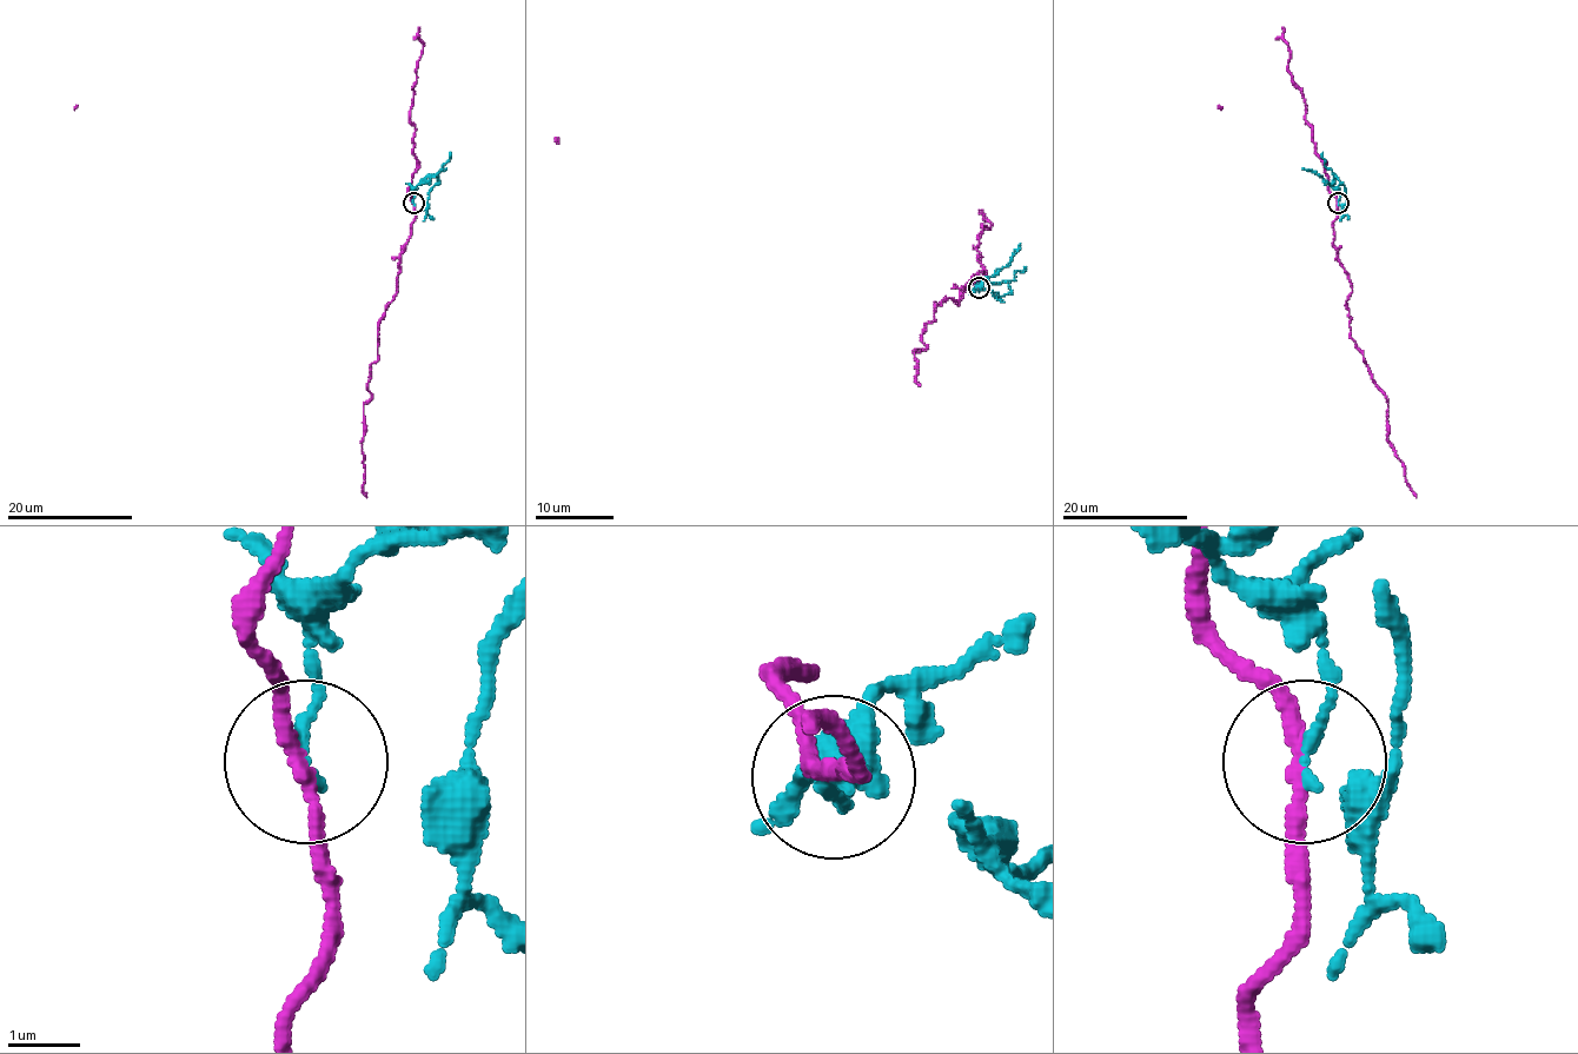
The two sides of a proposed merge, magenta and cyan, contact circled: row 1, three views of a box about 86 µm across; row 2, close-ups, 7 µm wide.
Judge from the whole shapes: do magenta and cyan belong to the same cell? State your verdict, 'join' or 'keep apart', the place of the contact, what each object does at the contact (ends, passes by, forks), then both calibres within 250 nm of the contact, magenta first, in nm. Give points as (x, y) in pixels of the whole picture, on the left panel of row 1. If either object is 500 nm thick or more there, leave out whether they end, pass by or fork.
keep apart | (413, 203) | magenta passes by | cyan ends | 200/180 nm

